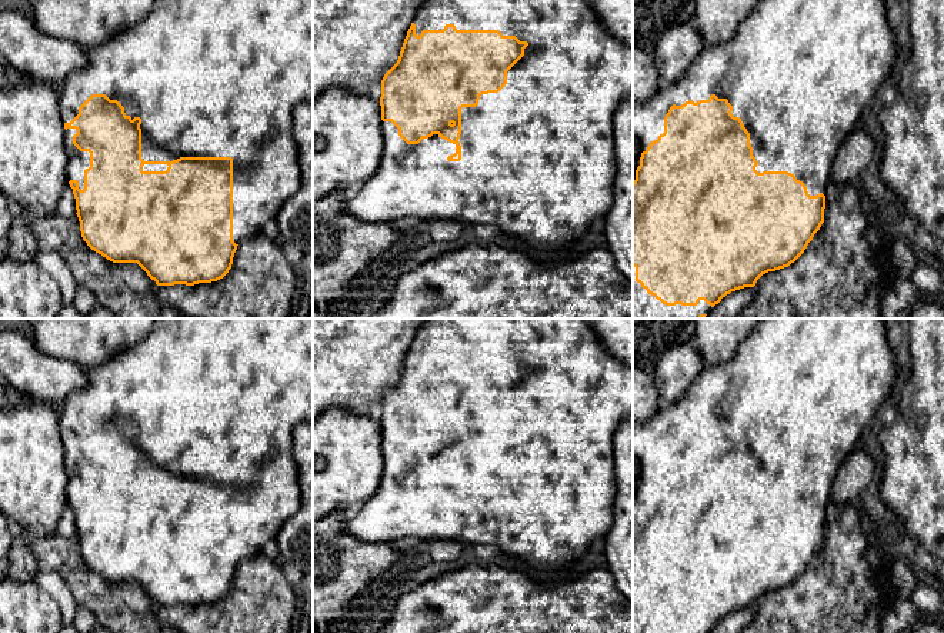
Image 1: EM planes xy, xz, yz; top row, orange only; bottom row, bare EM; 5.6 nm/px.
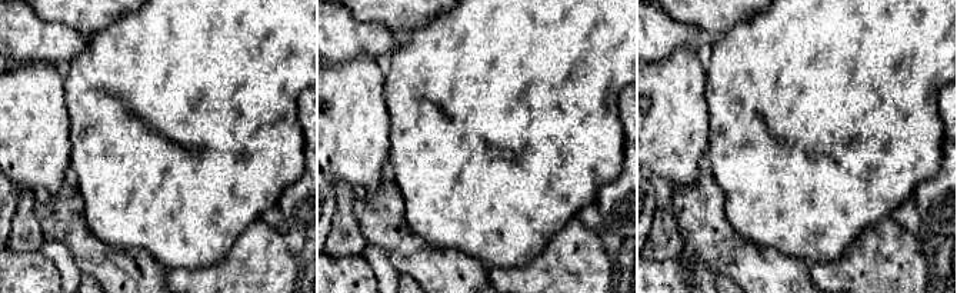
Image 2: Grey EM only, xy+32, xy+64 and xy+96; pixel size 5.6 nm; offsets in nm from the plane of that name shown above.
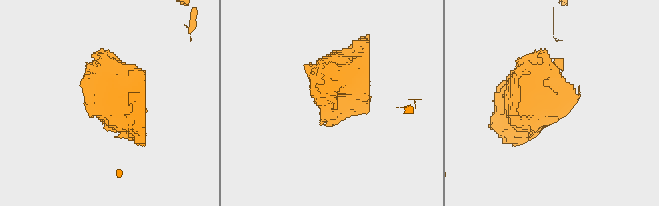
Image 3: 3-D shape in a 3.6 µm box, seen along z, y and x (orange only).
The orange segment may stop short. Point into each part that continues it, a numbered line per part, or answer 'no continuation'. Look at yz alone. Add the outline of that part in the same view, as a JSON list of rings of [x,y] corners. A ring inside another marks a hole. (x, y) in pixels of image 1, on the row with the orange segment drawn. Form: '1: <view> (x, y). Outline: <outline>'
1: yz (799, 73). Outline: [[[761,0],[758,6],[741,21],[737,36],[718,46],[706,44],[686,74],[670,86],[660,87],[650,99],[644,101],[633,101],[633,183],[636,180],[636,170],[640,166],[641,153],[647,150],[648,144],[664,133],[664,117],[673,104],[681,106],[691,100],[708,100],[711,94],[718,99],[727,99],[733,106],[731,114],[740,117],[744,127],[750,133],[750,144],[753,156],[758,161],[755,170],[763,171],[788,171],[803,181],[810,196],[823,193],[825,196],[831,179],[834,160],[841,143],[860,124],[863,110],[874,101],[874,96],[887,80],[895,60],[898,57],[898,44],[894,29],[888,21],[885,6],[883,0]]]

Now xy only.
1: xy (207, 77). Outline: [[[157,0],[137,24],[89,49],[89,64],[70,73],[64,80],[60,94],[61,120],[70,123],[91,94],[106,94],[110,100],[117,100],[131,120],[141,119],[141,159],[144,161],[173,161],[180,157],[233,159],[233,241],[240,244],[260,234],[264,224],[274,221],[280,207],[300,187],[297,144],[293,137],[293,109],[298,103],[313,101],[313,0]]]

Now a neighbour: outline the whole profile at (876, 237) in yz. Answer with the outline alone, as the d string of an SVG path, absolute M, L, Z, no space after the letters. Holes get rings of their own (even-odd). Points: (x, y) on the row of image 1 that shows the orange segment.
M877 226L867 230L864 236L865 236L867 243L874 249L881 249L888 239L888 234Z

